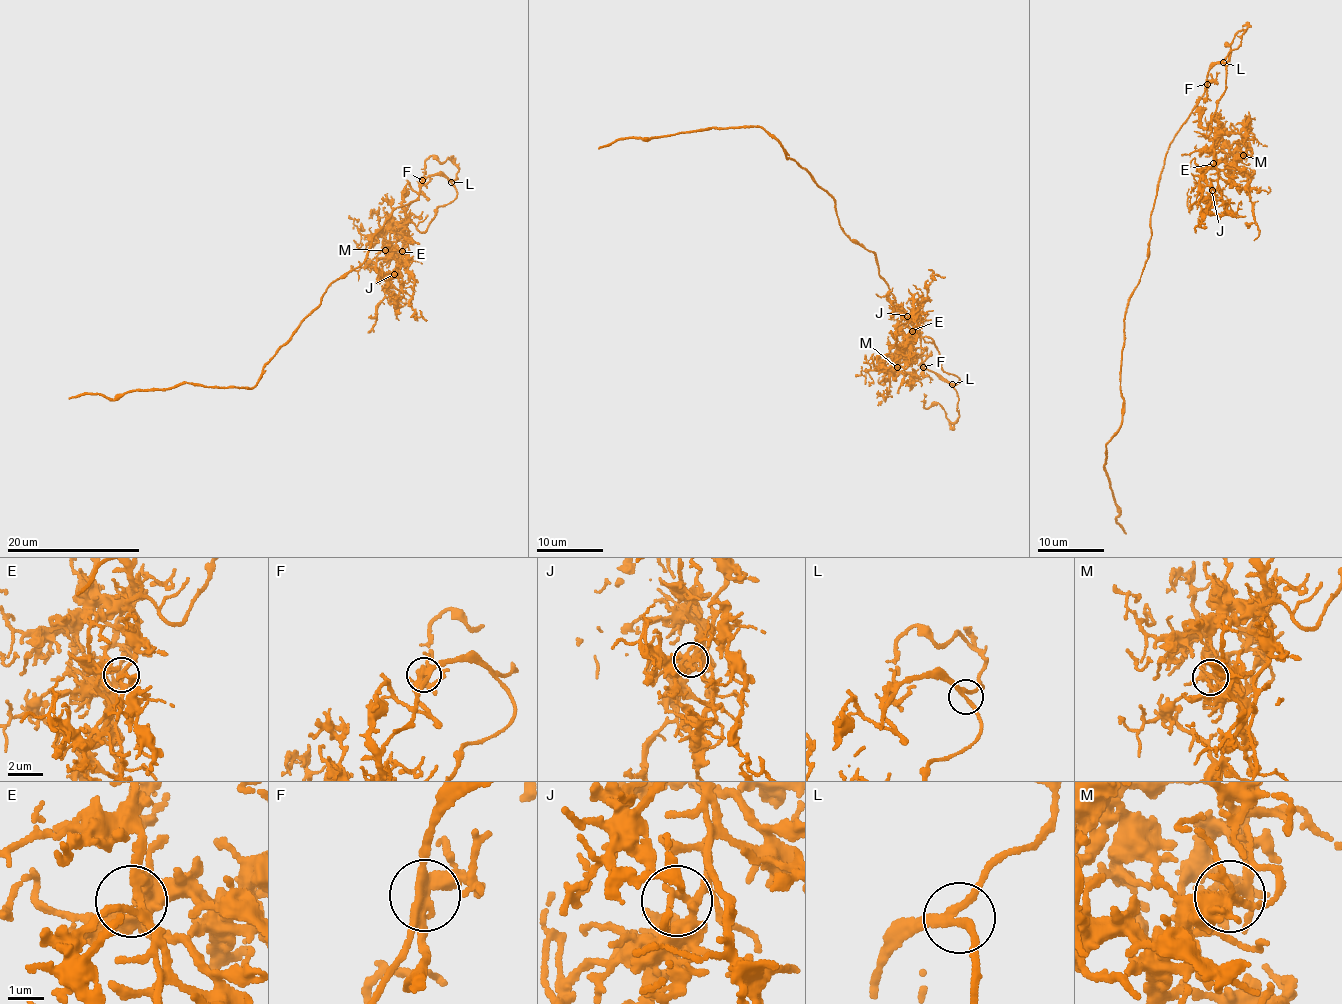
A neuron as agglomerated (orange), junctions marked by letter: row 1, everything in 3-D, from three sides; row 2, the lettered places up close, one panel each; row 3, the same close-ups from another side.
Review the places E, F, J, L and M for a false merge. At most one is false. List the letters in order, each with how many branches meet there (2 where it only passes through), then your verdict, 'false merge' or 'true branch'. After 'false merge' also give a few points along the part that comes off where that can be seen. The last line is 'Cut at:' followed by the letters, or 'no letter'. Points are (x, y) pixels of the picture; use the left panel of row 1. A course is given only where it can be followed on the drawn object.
E: branches 3; true branch
F: branches 3; true branch
J: branches 3; true branch
L: branches 3; true branch
M: branches 3; true branch
Cut at: no letter

